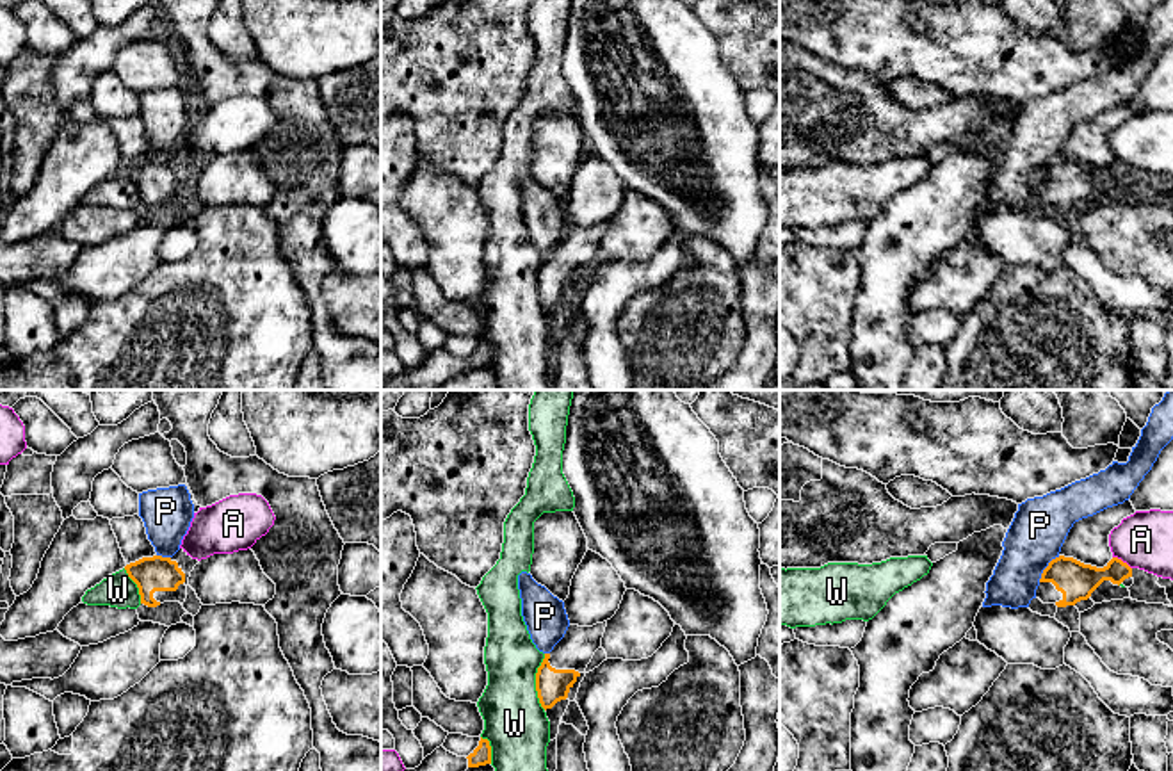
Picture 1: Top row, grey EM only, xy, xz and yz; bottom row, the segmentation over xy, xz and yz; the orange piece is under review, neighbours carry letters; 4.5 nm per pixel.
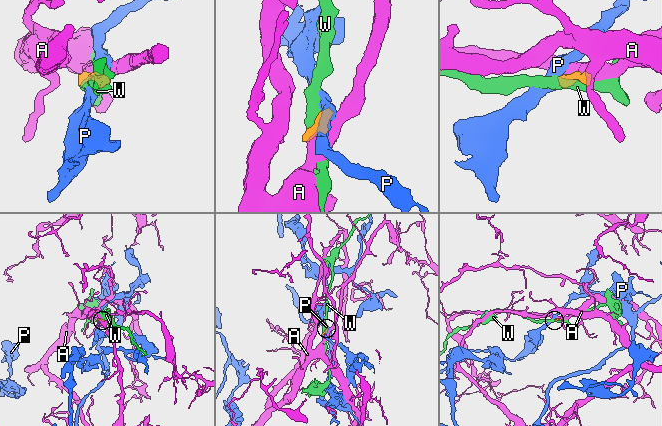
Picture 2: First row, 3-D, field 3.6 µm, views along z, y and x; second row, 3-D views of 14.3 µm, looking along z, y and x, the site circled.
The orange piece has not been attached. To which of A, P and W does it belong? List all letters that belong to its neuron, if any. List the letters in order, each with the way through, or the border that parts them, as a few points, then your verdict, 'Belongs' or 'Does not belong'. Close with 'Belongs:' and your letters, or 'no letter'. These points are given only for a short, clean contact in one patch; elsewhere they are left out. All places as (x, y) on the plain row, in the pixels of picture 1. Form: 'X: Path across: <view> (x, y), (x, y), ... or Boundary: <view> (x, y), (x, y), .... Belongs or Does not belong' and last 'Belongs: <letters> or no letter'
A: Boundary: yz (1113, 157), (1131, 170). Does not belong
P: Boundary: yz (1059, 157), (1049, 164), (1038, 182). Does not belong
W: Does not belong
Belongs: no letter

